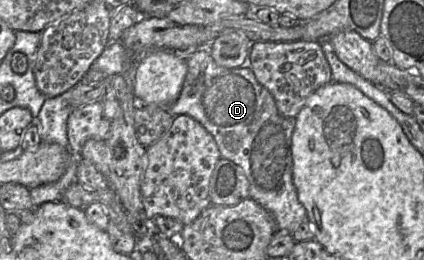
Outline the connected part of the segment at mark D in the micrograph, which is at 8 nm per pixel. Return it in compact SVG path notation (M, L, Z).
M208 47L183 54L187 62L187 73L177 100L167 110L173 116L188 115L198 121L214 138L222 158L240 166L249 182L249 198L252 198L275 218L278 230L293 233L307 220L307 212L300 203L292 177L291 141L295 118L279 114L272 94L255 78L248 66L226 68L213 60Z

